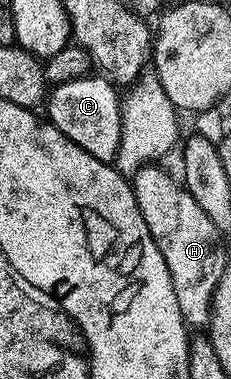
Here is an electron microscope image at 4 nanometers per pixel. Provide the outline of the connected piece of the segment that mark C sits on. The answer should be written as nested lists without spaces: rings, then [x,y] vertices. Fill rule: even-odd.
[[[88,73],[80,79],[57,83],[46,96],[46,107],[46,118],[61,134],[69,137],[69,141],[85,149],[85,153],[97,157],[97,161],[114,164],[122,125],[121,95],[116,84],[99,73]]]

